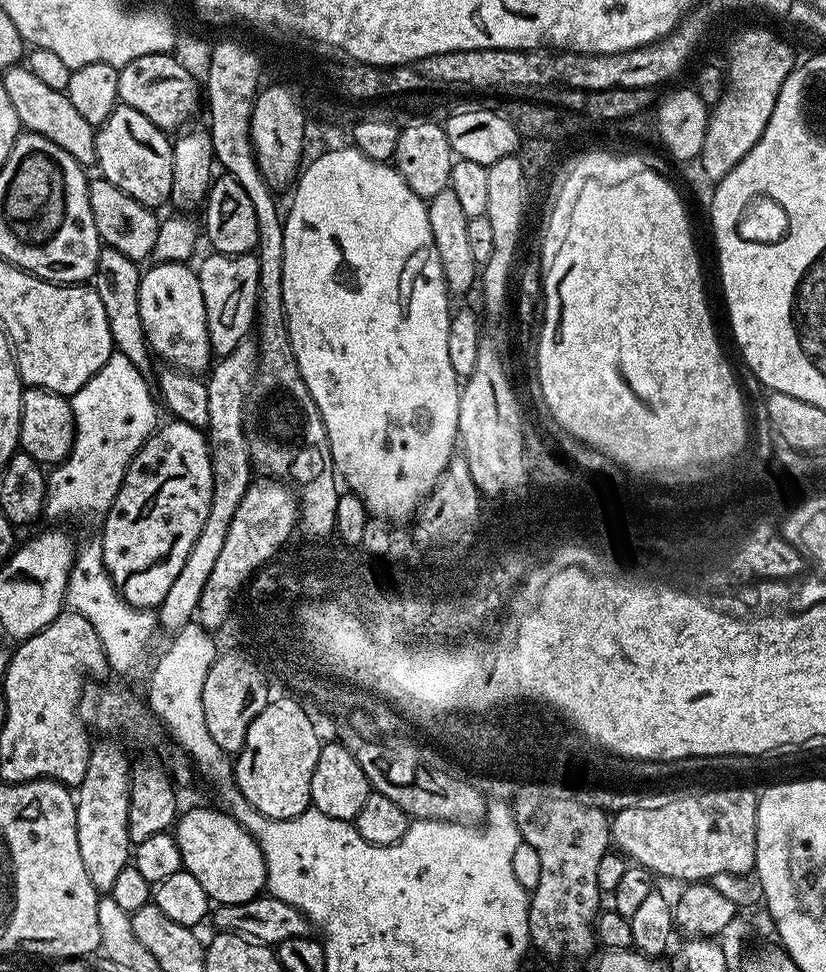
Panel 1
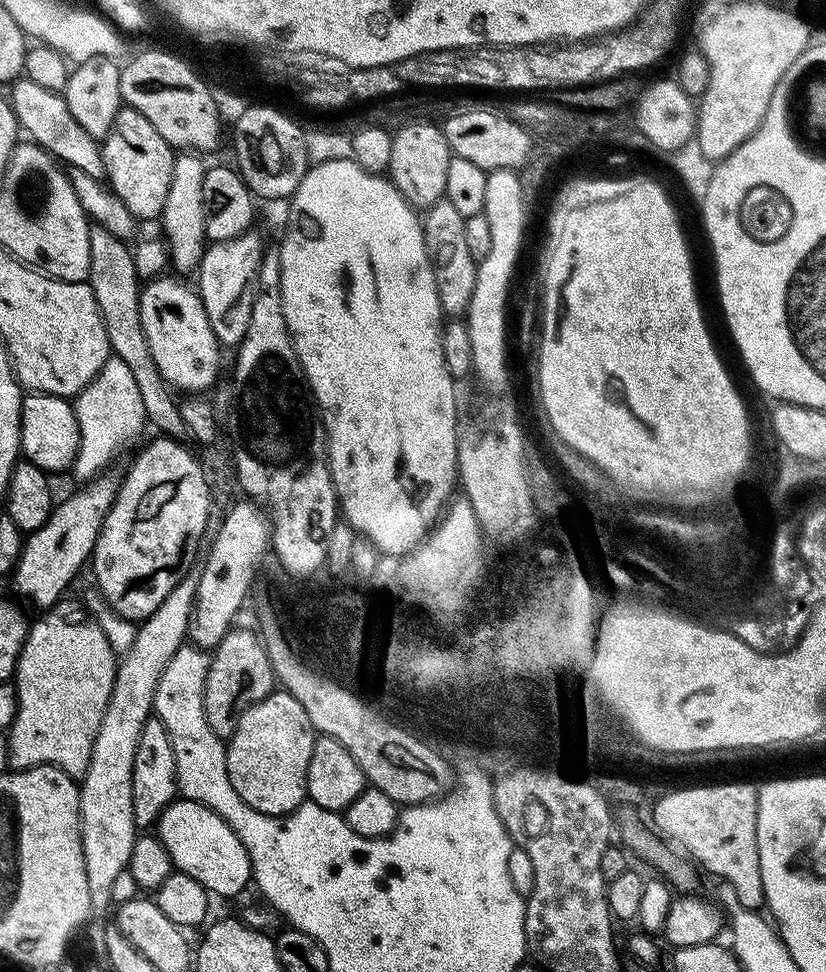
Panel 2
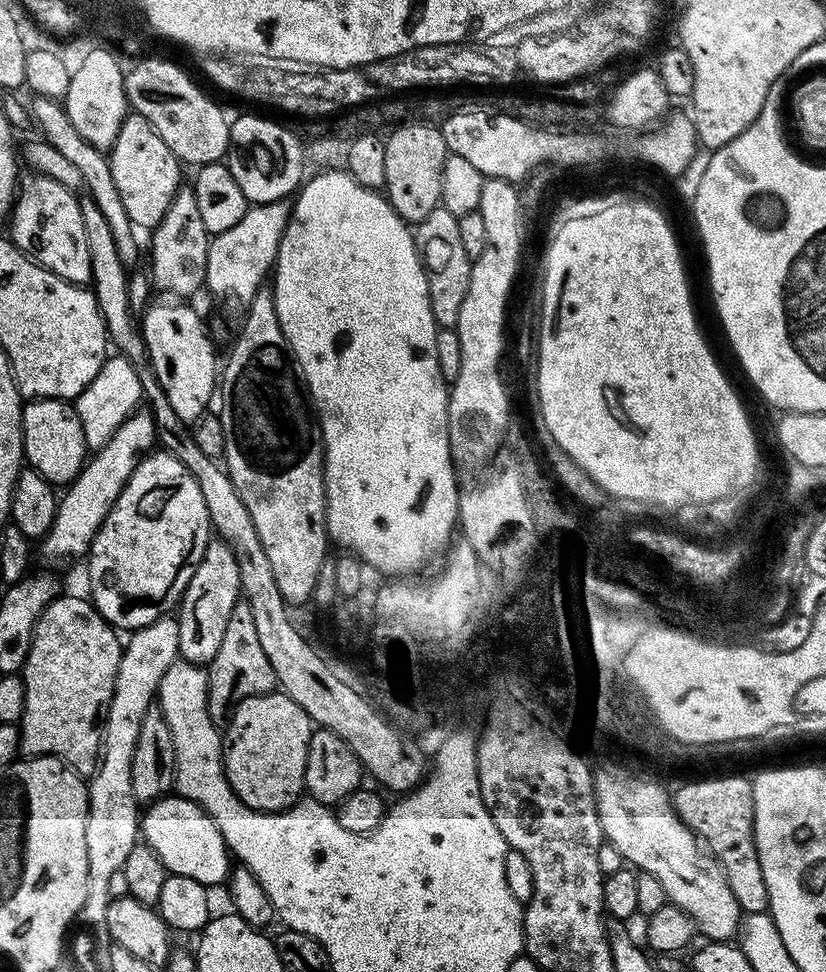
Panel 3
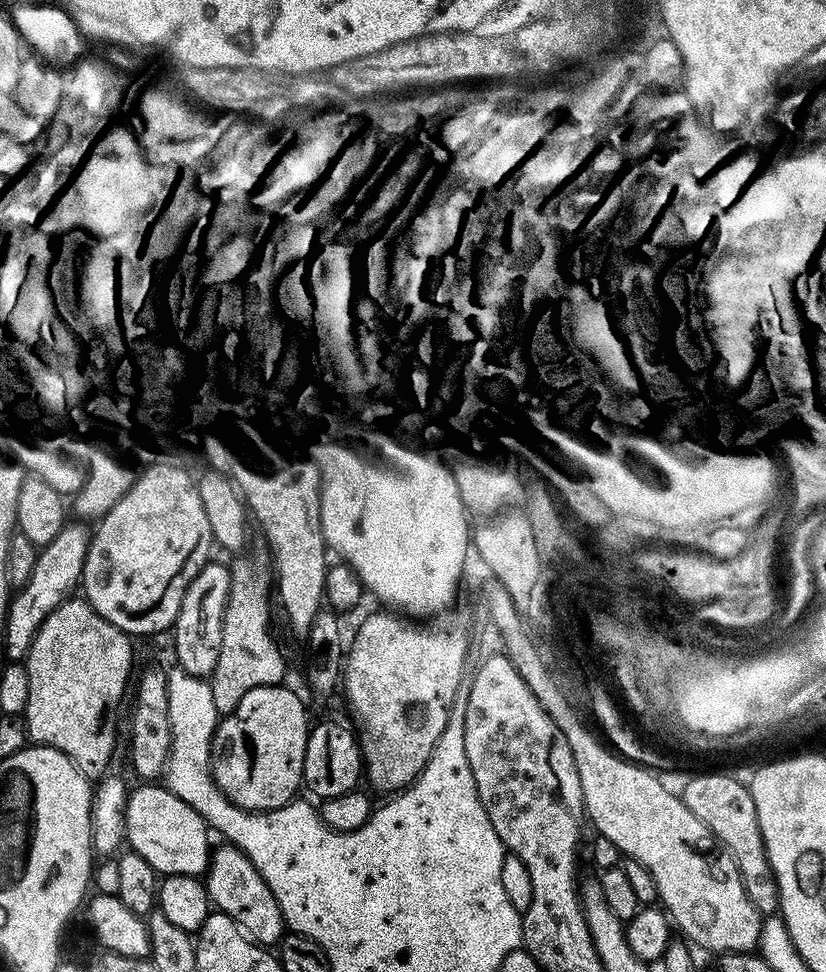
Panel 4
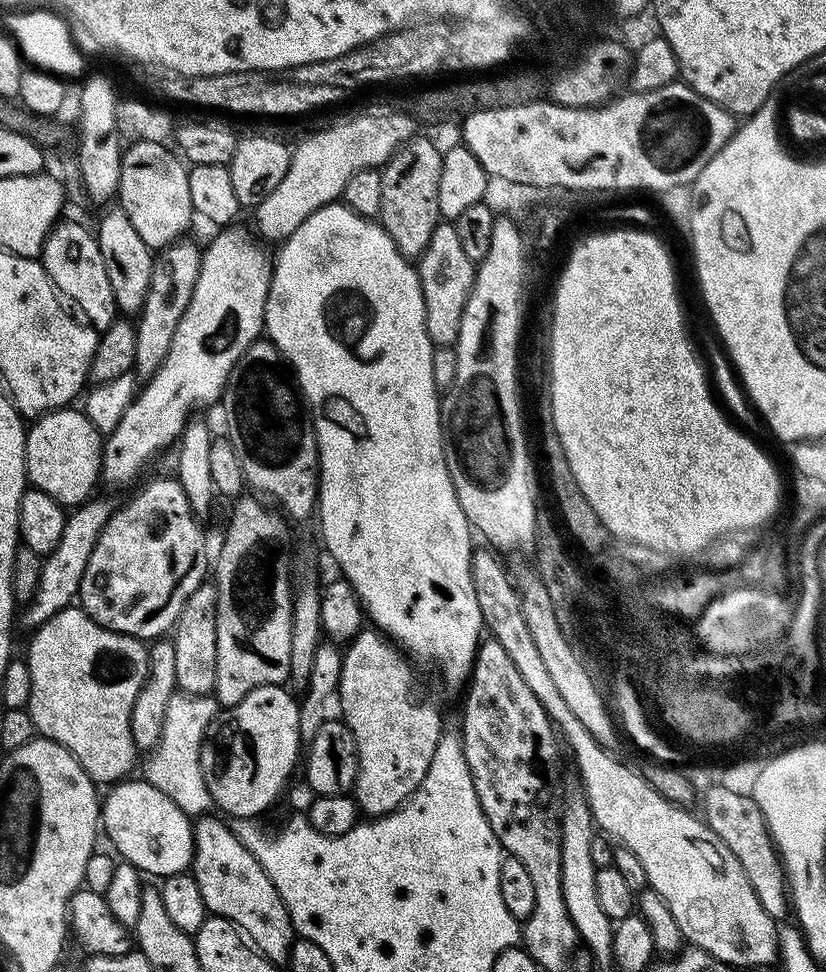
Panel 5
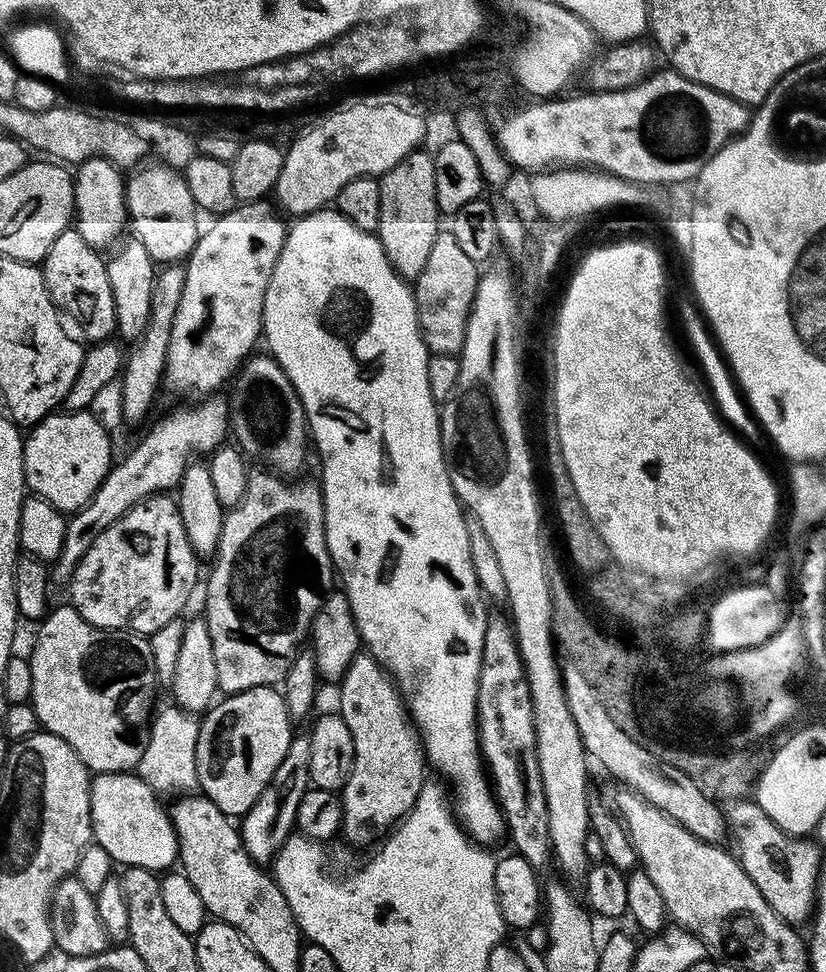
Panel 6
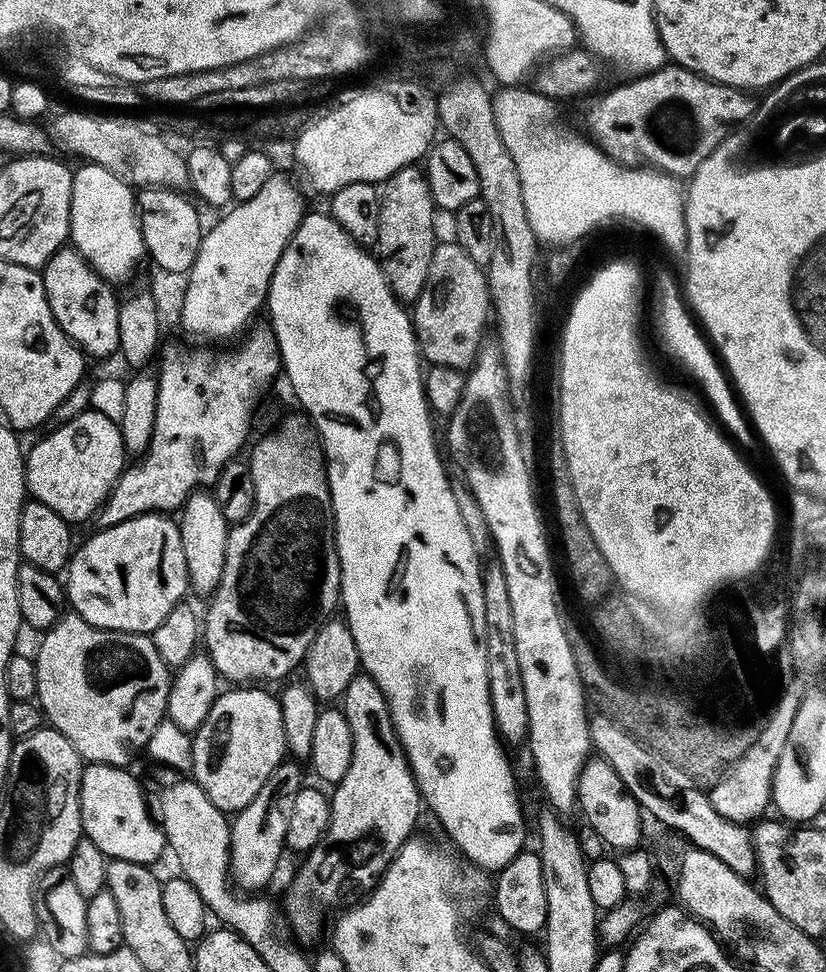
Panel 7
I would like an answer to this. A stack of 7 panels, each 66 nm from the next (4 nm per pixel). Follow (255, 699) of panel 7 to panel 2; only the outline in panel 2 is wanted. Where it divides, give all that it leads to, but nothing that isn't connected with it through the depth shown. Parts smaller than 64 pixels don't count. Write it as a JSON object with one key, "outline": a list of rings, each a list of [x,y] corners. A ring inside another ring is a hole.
{"outline":[[[274,690],[266,698],[256,704],[251,704],[238,718],[238,726],[232,739],[227,741],[228,777],[238,790],[238,798],[246,802],[254,810],[267,816],[286,816],[300,804],[305,803],[308,794],[308,767],[310,754],[314,750],[317,733],[312,727],[310,718],[306,718],[306,710],[298,698],[294,698],[283,690]]]}

